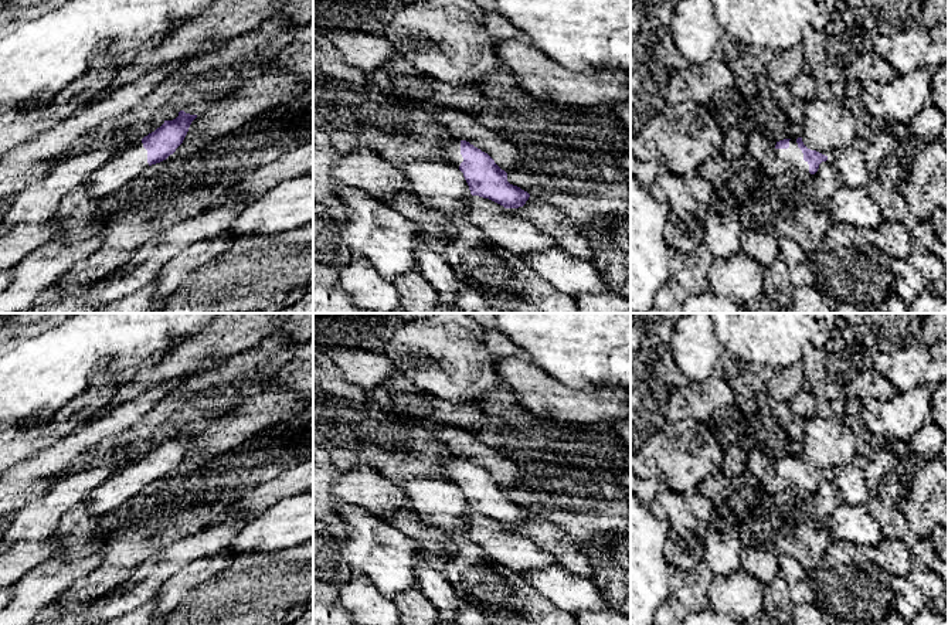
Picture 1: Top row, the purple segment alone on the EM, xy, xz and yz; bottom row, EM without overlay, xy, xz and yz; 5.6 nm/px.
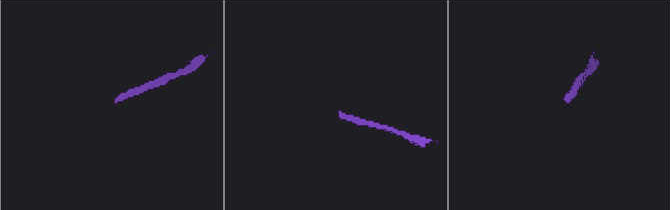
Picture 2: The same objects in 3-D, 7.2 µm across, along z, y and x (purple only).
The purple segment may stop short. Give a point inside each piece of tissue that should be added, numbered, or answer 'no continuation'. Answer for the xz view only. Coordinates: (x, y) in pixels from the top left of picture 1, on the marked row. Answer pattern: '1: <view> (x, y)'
1: xz (451, 155)

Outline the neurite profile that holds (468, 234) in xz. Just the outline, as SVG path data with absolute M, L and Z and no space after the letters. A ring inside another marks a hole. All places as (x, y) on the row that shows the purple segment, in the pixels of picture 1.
M461 221L458 224L458 232L455 237L452 237L451 244L455 245L476 245L479 242L483 242L485 234L480 228L472 225L468 221Z

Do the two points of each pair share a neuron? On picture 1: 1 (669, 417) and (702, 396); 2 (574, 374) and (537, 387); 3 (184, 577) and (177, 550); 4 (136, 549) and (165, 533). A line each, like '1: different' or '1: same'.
1: same
2: different
3: different
4: same

